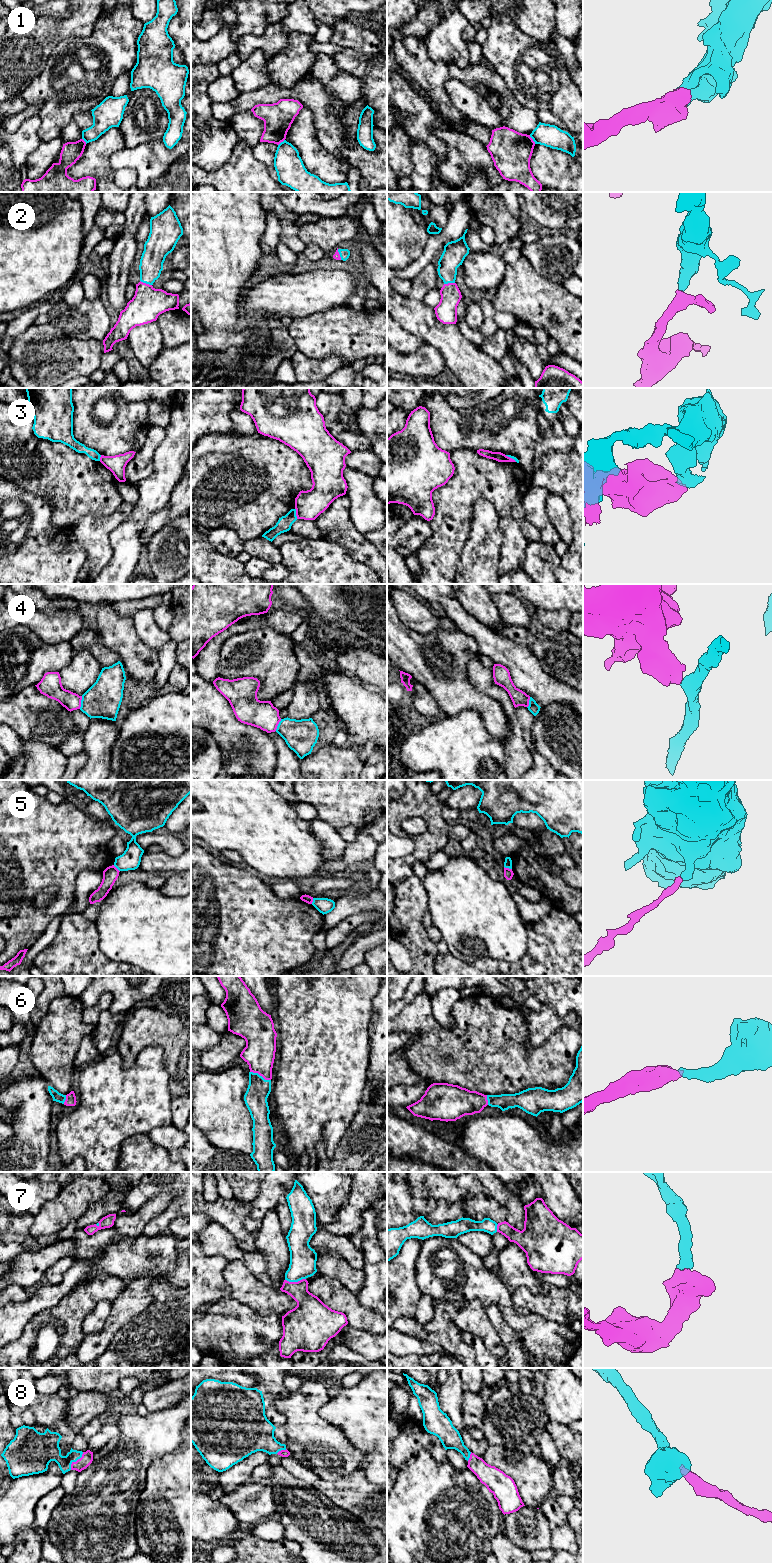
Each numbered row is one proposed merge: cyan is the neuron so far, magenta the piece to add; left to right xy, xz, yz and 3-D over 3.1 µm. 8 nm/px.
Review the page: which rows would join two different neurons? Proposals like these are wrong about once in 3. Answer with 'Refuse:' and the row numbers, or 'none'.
Refuse: 1, 3, 4, 5

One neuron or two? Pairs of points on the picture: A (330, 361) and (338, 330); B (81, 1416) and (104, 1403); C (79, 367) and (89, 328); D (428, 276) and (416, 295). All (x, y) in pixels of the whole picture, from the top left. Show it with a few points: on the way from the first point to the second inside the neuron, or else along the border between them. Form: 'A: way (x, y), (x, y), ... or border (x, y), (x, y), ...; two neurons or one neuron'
A: border (309, 356), (324, 358), (338, 355), (351, 364); two neurons
B: way (87, 1410), (93, 1404), (98, 1403); one neuron
C: border (63, 335), (80, 339), (102, 340); two neurons
D: way (423, 281), (420, 282), (418, 290); one neuron

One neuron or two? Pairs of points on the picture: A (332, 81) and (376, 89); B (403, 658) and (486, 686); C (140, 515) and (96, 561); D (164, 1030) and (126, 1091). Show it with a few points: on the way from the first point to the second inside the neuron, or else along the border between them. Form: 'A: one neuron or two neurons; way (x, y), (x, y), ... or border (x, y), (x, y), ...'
A: two neurons; border (343, 72), (354, 75), (362, 81), (362, 98)
B: two neurons; border (472, 657), (467, 666), (468, 680), (487, 694)
C: two neurons; border (120, 523), (110, 533), (112, 557), (103, 567)
D: two neurons; border (136, 1059), (144, 1048), (160, 1046), (165, 1066)

